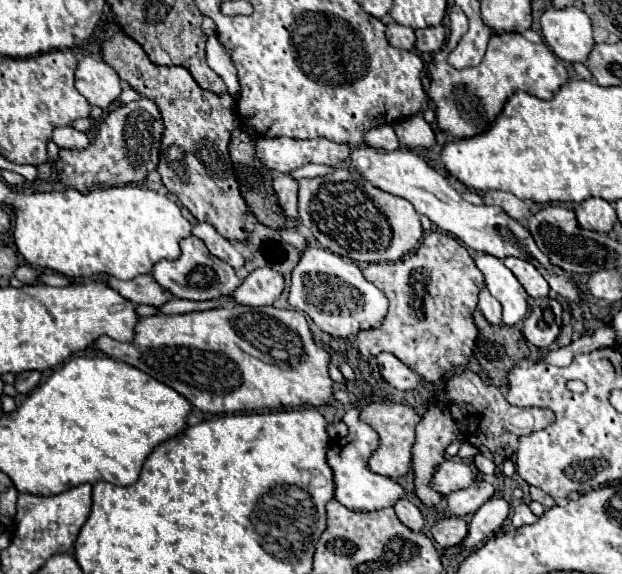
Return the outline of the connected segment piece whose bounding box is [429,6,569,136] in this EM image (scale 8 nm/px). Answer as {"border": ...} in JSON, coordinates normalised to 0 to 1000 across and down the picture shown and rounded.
{"border":[[[738,10],[725,14],[722,31],[725,31],[725,59],[712,77],[712,84],[706,87],[706,94],[699,94],[696,108],[690,111],[690,132],[693,132],[690,171],[699,185],[703,213],[709,226],[725,230],[728,237],[764,237],[767,230],[780,230],[780,223],[786,223],[793,202],[805,195],[805,181],[812,181],[812,174],[828,157],[841,157],[867,171],[883,171],[895,153],[902,153],[902,146],[915,139],[912,118],[883,87],[879,77],[873,73],[857,77],[831,56],[793,59],[783,91],[777,98],[777,108],[767,118],[754,118],[754,122],[725,118],[719,111],[719,98],[748,63],[754,49],[754,35]]]}

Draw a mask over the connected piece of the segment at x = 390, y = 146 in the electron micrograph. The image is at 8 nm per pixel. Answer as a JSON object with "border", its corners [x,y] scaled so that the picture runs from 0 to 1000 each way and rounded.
{"border":[[[613,216],[606,223],[596,223],[587,240],[584,251],[600,251],[600,258],[613,258],[616,265],[629,265],[641,258],[641,244],[635,226],[625,216]]]}

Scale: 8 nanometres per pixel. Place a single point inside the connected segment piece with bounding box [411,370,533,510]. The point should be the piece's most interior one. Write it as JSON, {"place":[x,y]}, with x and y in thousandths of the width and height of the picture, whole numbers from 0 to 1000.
{"place":[754,706]}

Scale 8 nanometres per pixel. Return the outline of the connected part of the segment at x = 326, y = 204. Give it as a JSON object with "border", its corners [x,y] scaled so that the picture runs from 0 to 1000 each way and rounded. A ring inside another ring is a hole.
{"border":[[[539,293],[523,307],[481,314],[481,383],[519,432],[580,460],[635,456],[658,443],[680,415],[664,355],[587,321],[561,293]]]}

